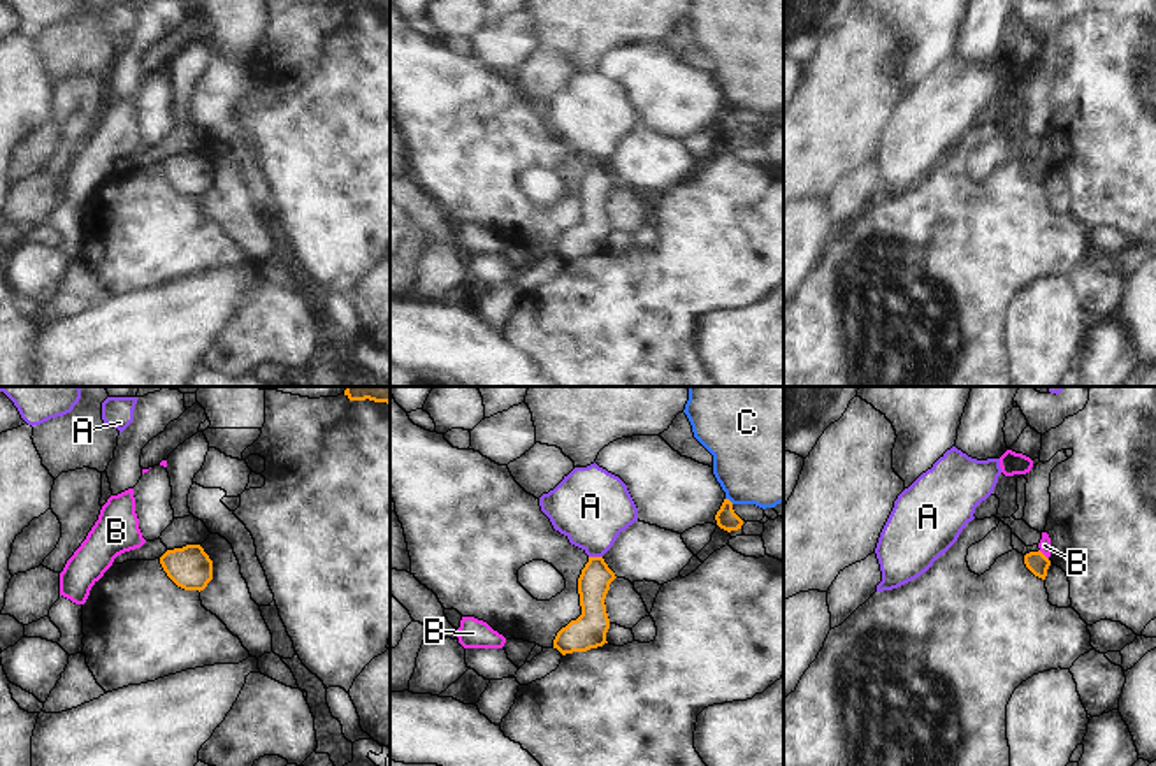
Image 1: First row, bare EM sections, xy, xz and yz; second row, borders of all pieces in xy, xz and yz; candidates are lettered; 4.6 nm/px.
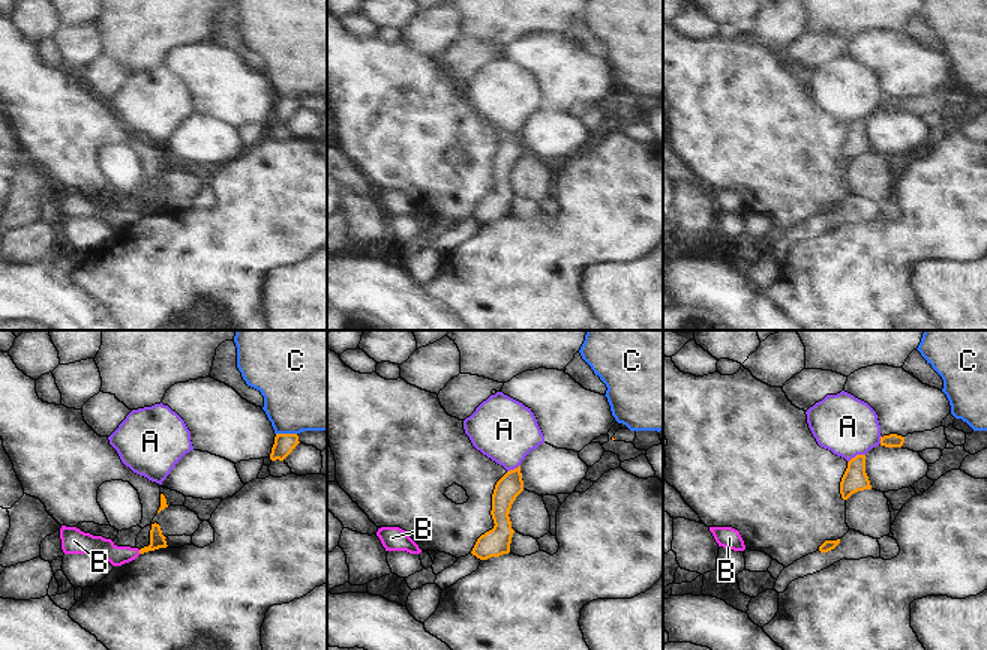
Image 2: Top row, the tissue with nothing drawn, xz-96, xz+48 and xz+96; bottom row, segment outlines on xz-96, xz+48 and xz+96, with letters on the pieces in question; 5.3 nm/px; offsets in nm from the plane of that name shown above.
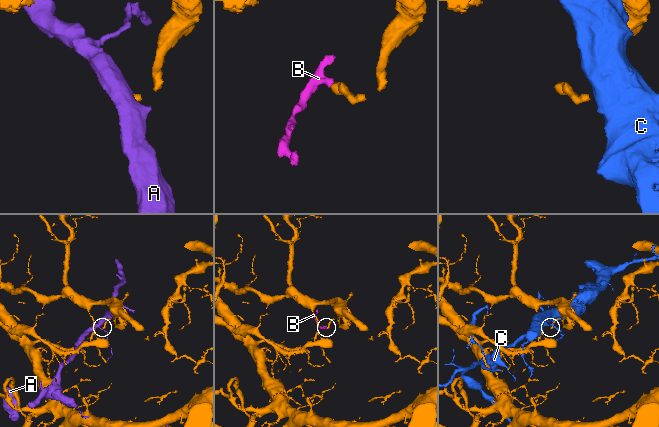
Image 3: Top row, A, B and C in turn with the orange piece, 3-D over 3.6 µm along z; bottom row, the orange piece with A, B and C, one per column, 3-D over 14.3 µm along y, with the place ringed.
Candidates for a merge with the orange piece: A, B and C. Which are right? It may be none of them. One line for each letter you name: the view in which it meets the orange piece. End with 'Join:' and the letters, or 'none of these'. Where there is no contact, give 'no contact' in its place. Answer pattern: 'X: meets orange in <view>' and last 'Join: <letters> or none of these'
Join: none of these

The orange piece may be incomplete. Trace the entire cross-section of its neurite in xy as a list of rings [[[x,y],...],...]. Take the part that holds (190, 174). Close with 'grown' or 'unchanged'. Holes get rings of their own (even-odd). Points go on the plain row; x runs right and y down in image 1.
[[[200,151],[167,156],[160,163],[167,183],[184,197],[204,197],[213,186],[213,167]]]; unchanged

